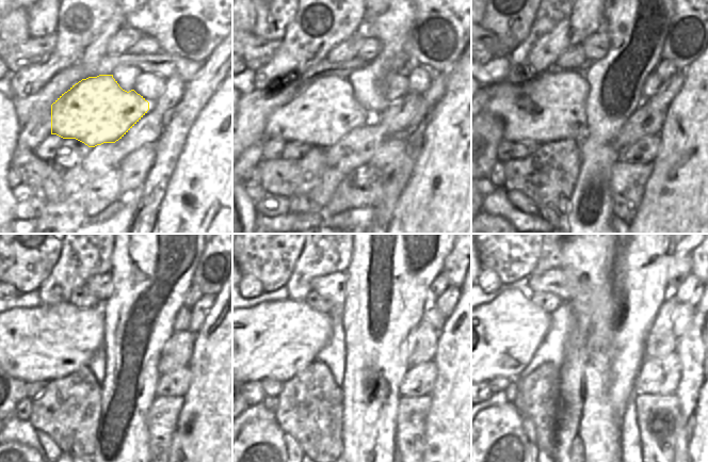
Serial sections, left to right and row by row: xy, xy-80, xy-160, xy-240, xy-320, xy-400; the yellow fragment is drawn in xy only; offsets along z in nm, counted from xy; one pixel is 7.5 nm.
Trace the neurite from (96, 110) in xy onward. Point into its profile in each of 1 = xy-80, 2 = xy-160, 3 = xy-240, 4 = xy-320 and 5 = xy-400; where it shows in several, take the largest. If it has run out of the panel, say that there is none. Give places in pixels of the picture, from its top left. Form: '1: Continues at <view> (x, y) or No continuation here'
1: Continues at xy-80 (326, 111)
2: Continues at xy-160 (552, 107)
3: Continues at xy-240 (48, 343)
4: Continues at xy-320 (276, 339)
5: Continues at xy-400 (498, 338).

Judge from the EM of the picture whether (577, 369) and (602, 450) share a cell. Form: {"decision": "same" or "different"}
{"decision": "same"}

